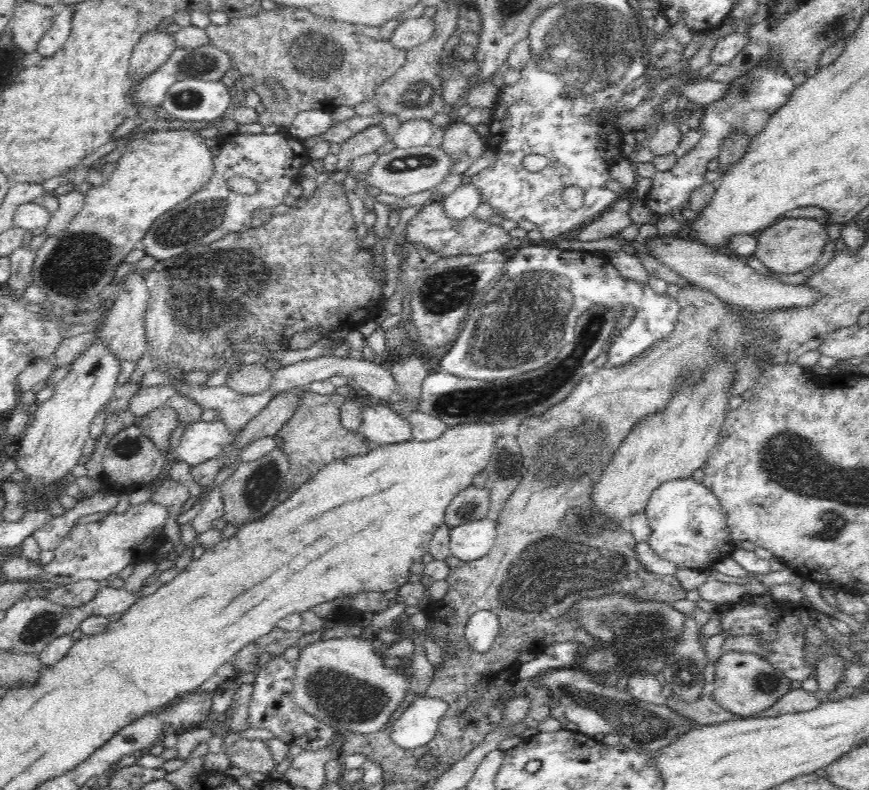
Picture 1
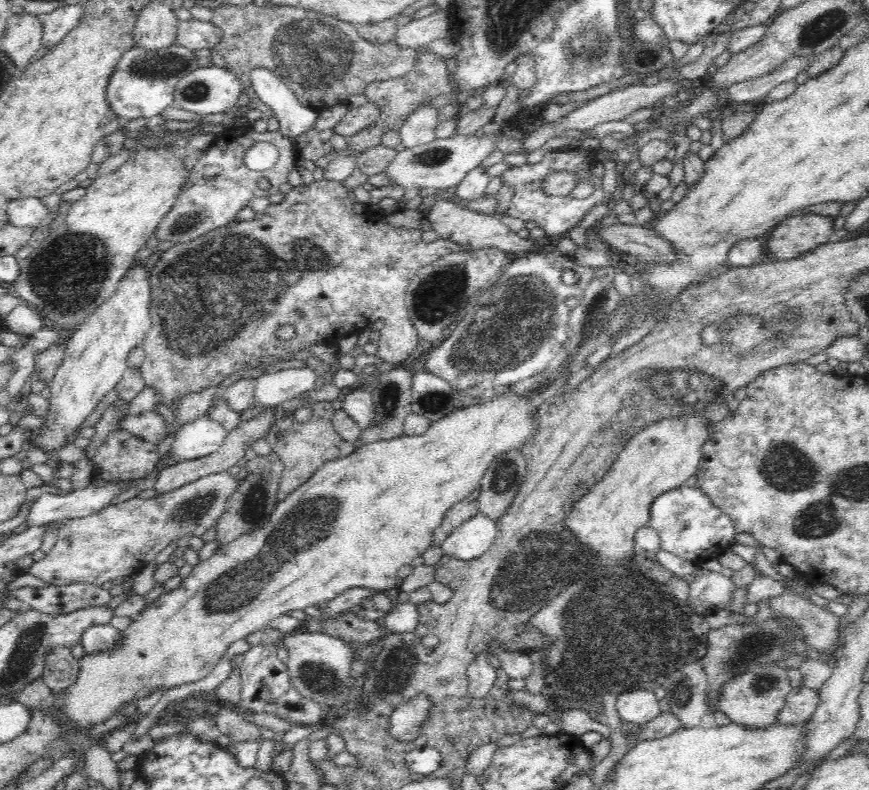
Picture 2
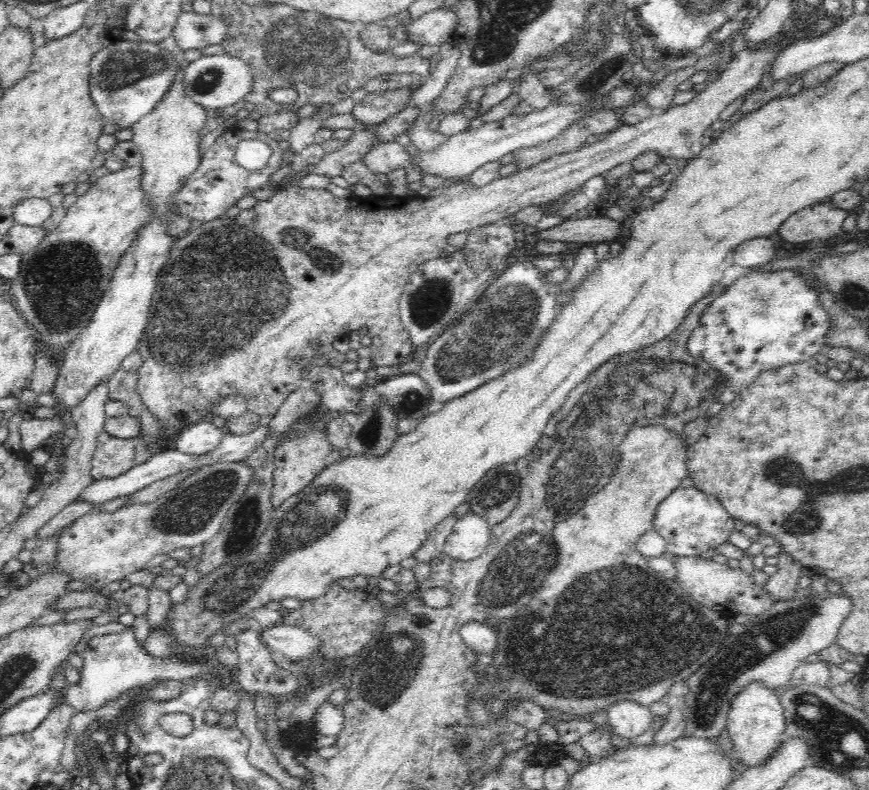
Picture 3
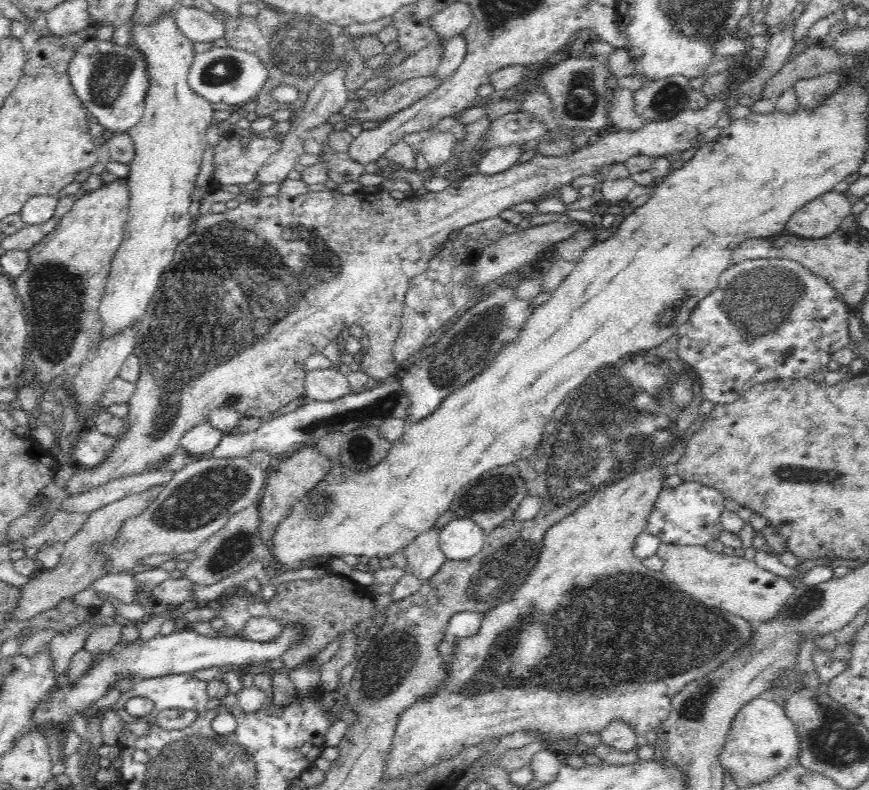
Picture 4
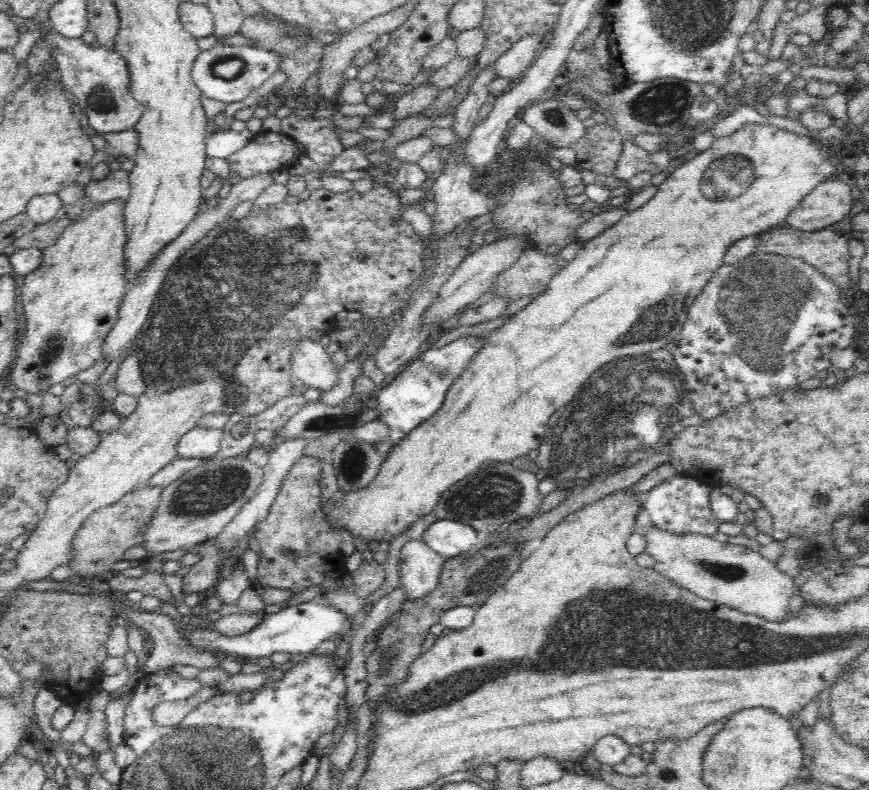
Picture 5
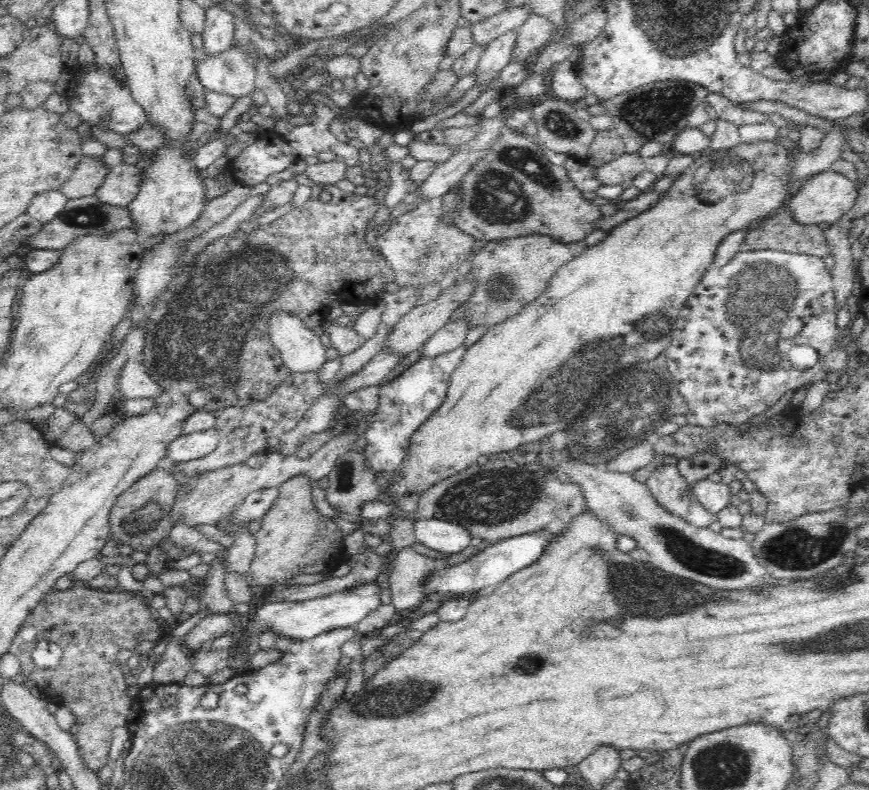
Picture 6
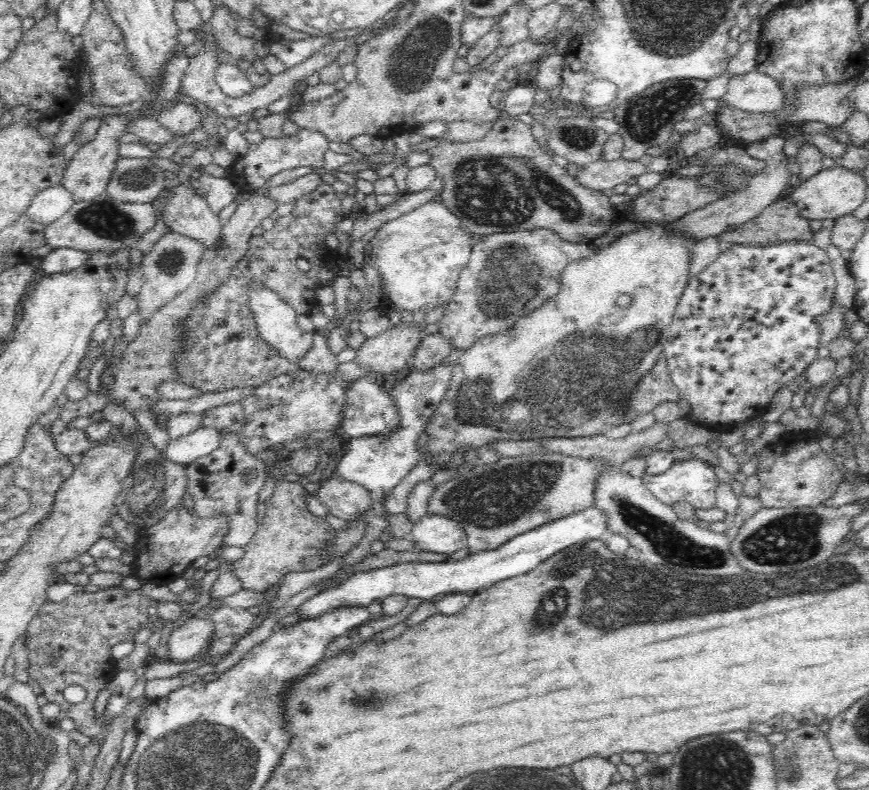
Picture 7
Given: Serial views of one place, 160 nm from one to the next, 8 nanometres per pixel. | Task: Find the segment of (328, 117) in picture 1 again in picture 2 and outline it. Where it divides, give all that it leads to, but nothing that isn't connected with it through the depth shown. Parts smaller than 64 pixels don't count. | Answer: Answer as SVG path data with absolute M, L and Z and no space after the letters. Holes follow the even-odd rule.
M259 66L251 72L251 81L257 98L276 116L280 134L294 140L314 126L319 112L300 104L279 76Z

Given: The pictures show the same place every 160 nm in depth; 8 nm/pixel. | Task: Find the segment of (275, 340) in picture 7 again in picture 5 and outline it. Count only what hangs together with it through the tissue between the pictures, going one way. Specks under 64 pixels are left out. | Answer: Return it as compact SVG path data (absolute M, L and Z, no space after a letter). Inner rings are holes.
M310 338L300 340L292 352L292 373L306 388L326 392L338 386L338 371L334 367L327 348Z

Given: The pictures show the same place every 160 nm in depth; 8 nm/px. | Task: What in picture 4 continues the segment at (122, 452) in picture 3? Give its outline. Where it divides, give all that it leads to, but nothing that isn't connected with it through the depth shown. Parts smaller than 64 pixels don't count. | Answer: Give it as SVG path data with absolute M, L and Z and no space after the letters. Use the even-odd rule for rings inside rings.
M91 429L81 432L73 444L75 449L73 458L76 463L92 468L101 465L101 462L112 454L114 446L116 446L114 438Z

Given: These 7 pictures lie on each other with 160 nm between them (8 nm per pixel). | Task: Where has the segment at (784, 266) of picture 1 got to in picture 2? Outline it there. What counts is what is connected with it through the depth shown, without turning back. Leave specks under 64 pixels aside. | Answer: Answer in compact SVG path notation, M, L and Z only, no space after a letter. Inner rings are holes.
M799 212L780 222L767 240L772 260L790 260L827 243L834 236L834 221L831 216Z

